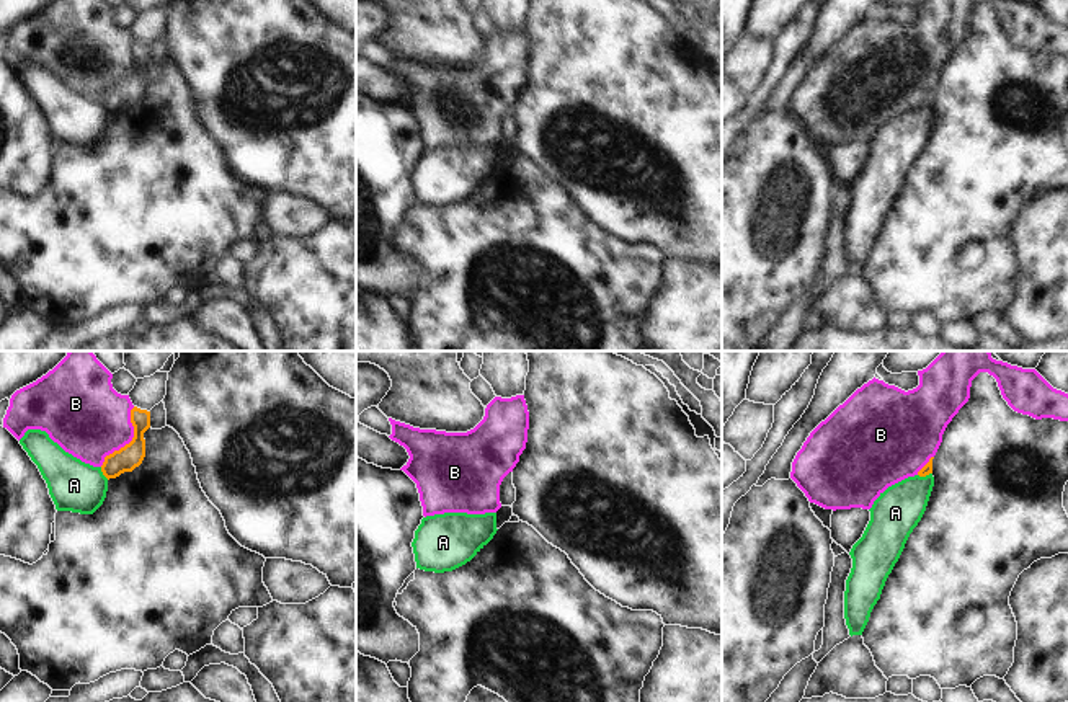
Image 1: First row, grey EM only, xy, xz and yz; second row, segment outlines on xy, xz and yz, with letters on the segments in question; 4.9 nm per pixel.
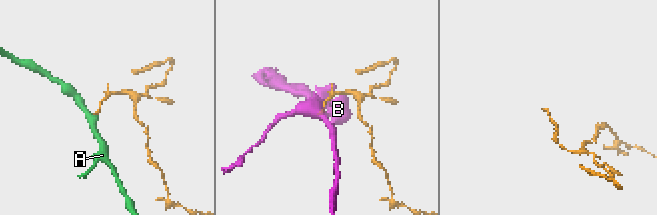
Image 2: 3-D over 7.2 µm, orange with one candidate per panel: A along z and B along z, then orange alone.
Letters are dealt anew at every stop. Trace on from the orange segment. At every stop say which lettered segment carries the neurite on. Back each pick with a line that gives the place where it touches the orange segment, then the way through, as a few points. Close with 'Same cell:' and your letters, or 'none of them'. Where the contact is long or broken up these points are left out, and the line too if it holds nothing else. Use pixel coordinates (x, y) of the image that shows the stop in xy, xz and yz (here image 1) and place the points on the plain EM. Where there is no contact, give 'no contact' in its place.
Same cell: none of them

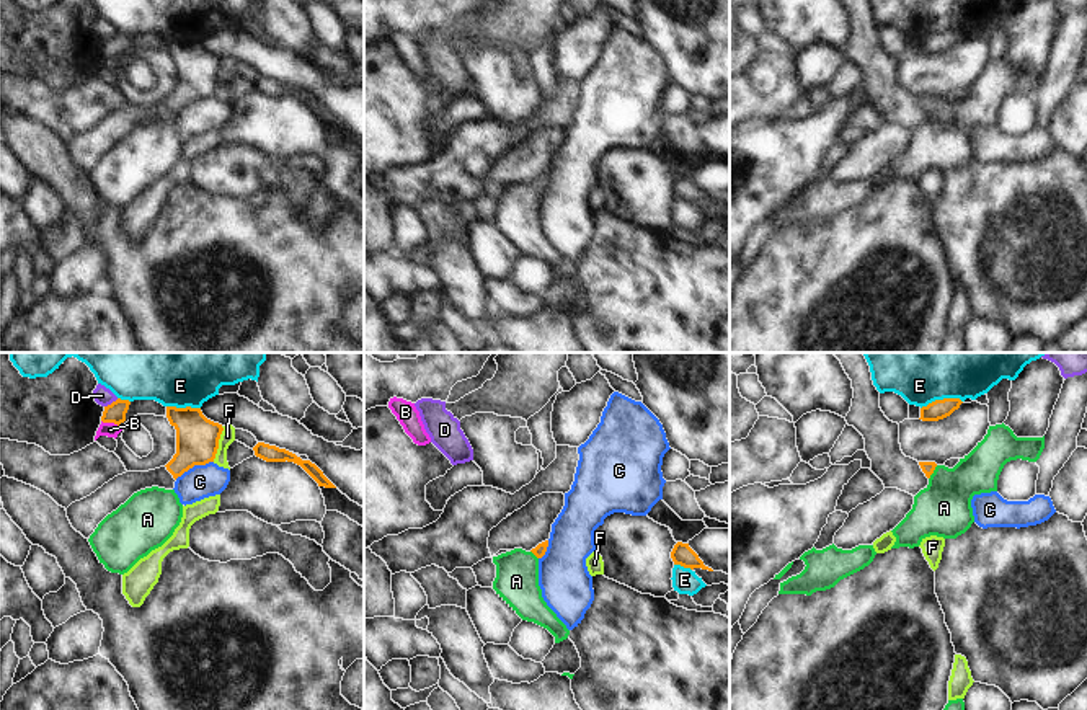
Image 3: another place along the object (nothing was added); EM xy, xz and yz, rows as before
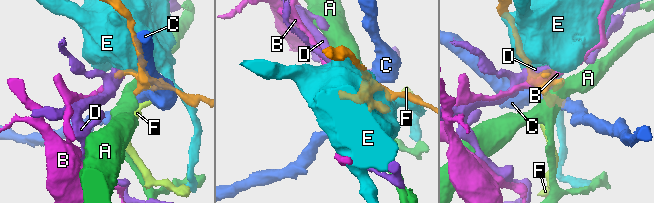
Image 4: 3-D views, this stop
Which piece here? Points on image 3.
A: meets orange in yz at (932, 106); runs through yz (927, 102), (932, 106), (944, 118), (944, 142)
Same cell: A

